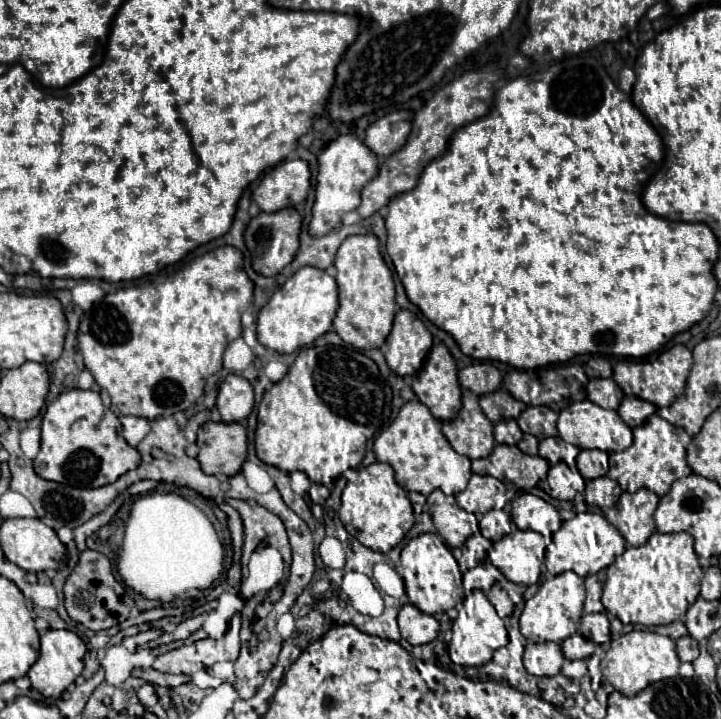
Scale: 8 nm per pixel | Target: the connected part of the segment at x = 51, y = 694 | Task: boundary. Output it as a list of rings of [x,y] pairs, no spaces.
[[[47,630],[41,634],[41,650],[37,662],[29,668],[27,676],[31,680],[31,686],[41,692],[47,698],[59,698],[61,692],[77,680],[77,676],[83,672],[83,656],[87,652],[87,646],[79,636],[71,630]]]

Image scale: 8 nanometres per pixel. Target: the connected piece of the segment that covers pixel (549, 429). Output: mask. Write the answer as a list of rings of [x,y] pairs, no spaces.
[[[527,406],[517,418],[519,428],[525,434],[533,434],[538,440],[558,436],[556,427],[558,413],[546,406]]]

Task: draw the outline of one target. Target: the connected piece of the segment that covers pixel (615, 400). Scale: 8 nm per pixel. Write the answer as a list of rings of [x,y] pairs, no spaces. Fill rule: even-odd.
[[[591,378],[587,384],[587,398],[601,408],[617,410],[623,400],[623,392],[611,378]]]

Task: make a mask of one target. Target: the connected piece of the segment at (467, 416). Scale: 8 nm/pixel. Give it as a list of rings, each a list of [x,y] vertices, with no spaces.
[[[469,390],[463,392],[461,412],[453,420],[443,422],[443,434],[453,450],[471,460],[489,456],[495,446],[493,422],[481,412],[479,398]]]

